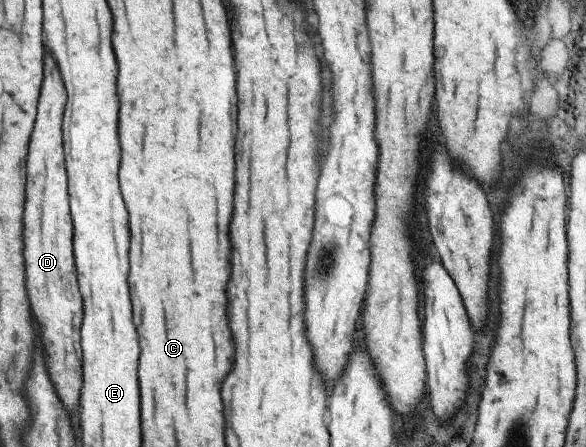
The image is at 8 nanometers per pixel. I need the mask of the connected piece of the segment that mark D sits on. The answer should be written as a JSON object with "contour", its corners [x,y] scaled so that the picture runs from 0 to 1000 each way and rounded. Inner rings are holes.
{"contour":[[[85,123],[75,132],[75,181],[61,235],[61,271],[48,315],[44,347],[44,445],[38,477],[38,575],[44,615],[44,655],[51,691],[68,723],[72,772],[78,781],[78,826],[85,852],[106,897],[109,915],[126,919],[133,911],[137,870],[137,660],[130,655],[126,588],[123,588],[123,499],[113,450],[113,387],[106,369],[106,311],[102,266],[109,244],[109,199]]]}

